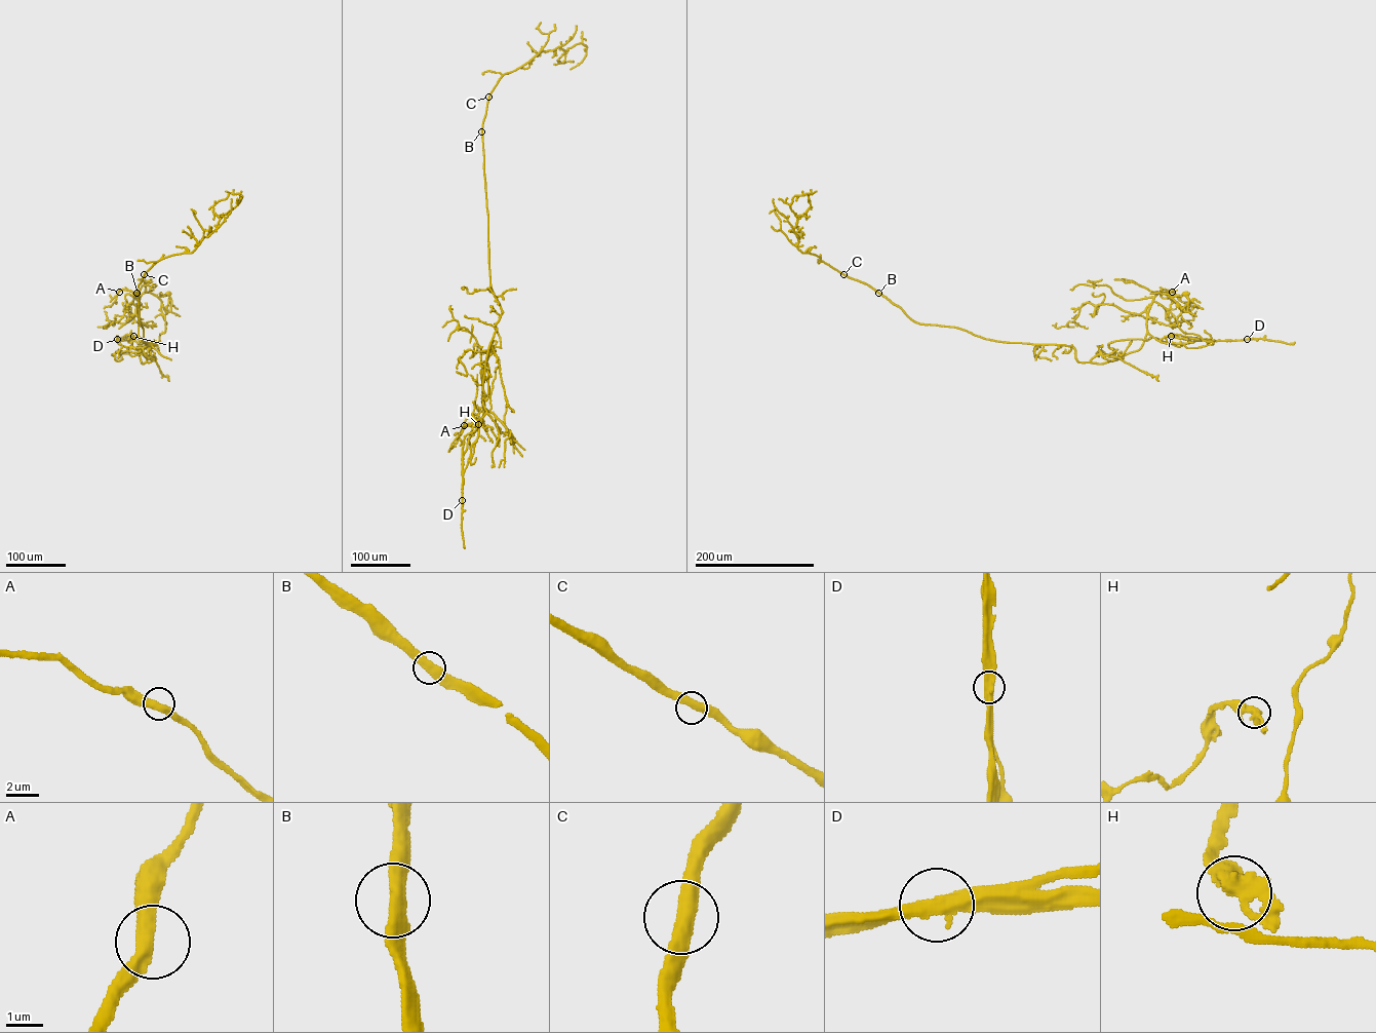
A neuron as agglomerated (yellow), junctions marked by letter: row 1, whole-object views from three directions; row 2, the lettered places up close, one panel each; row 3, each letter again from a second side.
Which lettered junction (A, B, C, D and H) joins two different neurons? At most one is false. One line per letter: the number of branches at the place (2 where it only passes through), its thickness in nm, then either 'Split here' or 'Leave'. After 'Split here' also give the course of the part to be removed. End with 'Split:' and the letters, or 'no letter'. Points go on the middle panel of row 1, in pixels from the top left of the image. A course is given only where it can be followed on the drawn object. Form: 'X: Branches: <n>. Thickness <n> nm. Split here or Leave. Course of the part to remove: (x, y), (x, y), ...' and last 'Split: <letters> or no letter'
A: Branches: 2. Thickness 420 nm. Leave
B: Branches: 2. Thickness 440 nm. Leave
C: Branches: 2. Thickness 440 nm. Leave
D: Branches: 2. Thickness 440 nm. Split here. Course of the part to remove: (462, 500), (462, 456), (472, 428), (478, 425)
H: Branches: 2. Thickness 440 nm. Leave
Split: D

